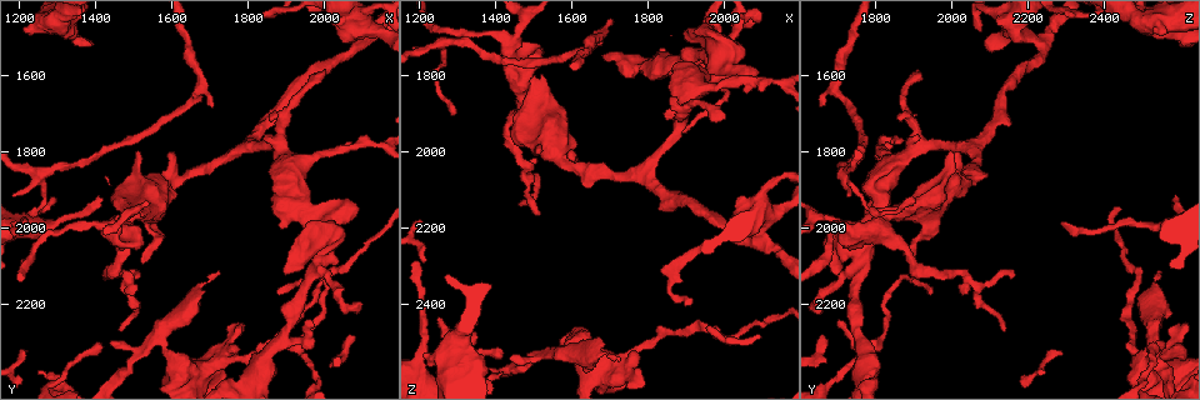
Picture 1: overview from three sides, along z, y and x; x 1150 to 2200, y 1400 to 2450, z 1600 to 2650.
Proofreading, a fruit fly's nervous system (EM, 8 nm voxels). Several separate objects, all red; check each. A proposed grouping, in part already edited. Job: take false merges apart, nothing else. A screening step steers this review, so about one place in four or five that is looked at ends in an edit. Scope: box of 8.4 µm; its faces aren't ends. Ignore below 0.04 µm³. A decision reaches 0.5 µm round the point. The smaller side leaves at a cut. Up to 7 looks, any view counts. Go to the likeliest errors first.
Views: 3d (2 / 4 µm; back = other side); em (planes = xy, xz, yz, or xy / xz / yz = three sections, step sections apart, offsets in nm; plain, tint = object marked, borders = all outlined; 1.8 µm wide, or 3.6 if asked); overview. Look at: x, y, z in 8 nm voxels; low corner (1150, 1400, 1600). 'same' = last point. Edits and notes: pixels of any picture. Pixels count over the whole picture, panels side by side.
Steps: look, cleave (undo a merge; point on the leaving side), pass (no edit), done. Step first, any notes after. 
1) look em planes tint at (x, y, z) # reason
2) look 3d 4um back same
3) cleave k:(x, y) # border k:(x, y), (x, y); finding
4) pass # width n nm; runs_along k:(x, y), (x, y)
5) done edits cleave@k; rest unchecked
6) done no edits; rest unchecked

look 3d 4um at (1340, 1470, 2595) # abrupt turn

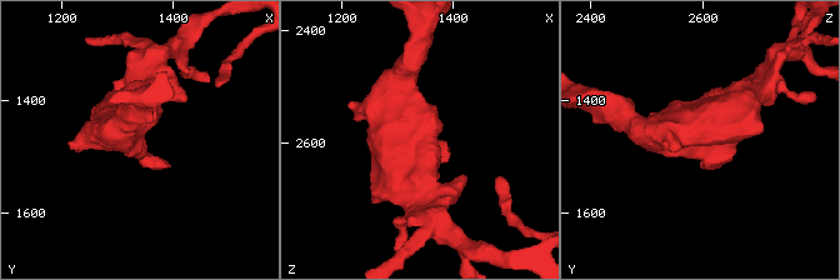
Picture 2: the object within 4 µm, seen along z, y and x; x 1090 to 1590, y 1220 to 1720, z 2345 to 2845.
look em 3.6um xy step 16 tint at (1335, 1465, 2590)

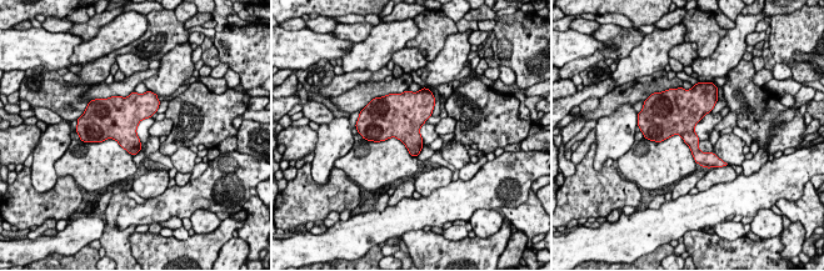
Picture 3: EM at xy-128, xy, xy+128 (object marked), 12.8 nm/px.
pass # width 220 nm; all the same neuron

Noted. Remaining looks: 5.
look em xz step 16 plain at (1770, 2340, 2520)

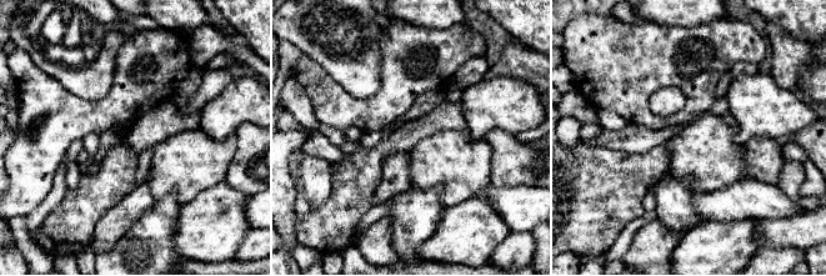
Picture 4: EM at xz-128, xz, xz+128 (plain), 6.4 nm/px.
look em xz step 16 tint same

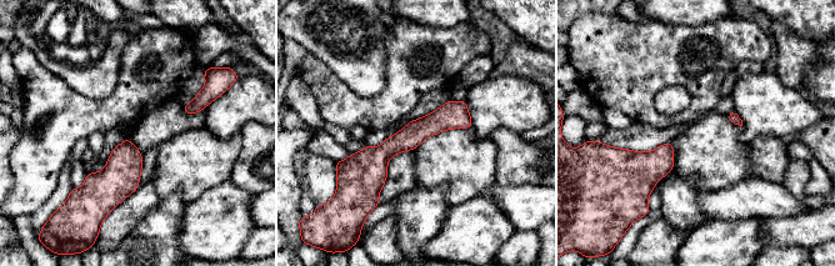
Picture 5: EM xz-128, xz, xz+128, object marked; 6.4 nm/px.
pass # runs_along 5:(463, 104), (353, 174); continuous, no second neuron

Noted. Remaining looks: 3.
look em xy step 16 tint at (1270, 1850, 1710) # sharp bend

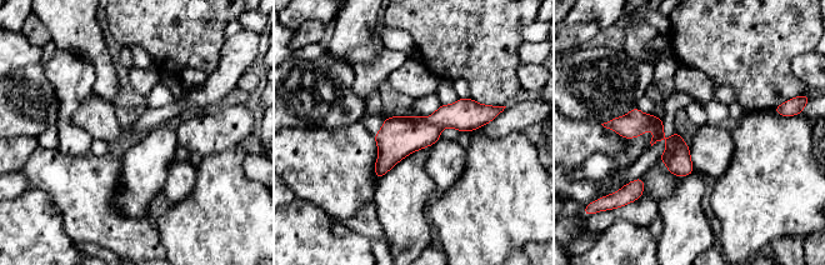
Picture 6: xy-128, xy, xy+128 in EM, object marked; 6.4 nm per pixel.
pass # runs_along 6:(488, 118), (441, 118), (378, 173); all the same neuron

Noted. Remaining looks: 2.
done no edits; rest unchecked

